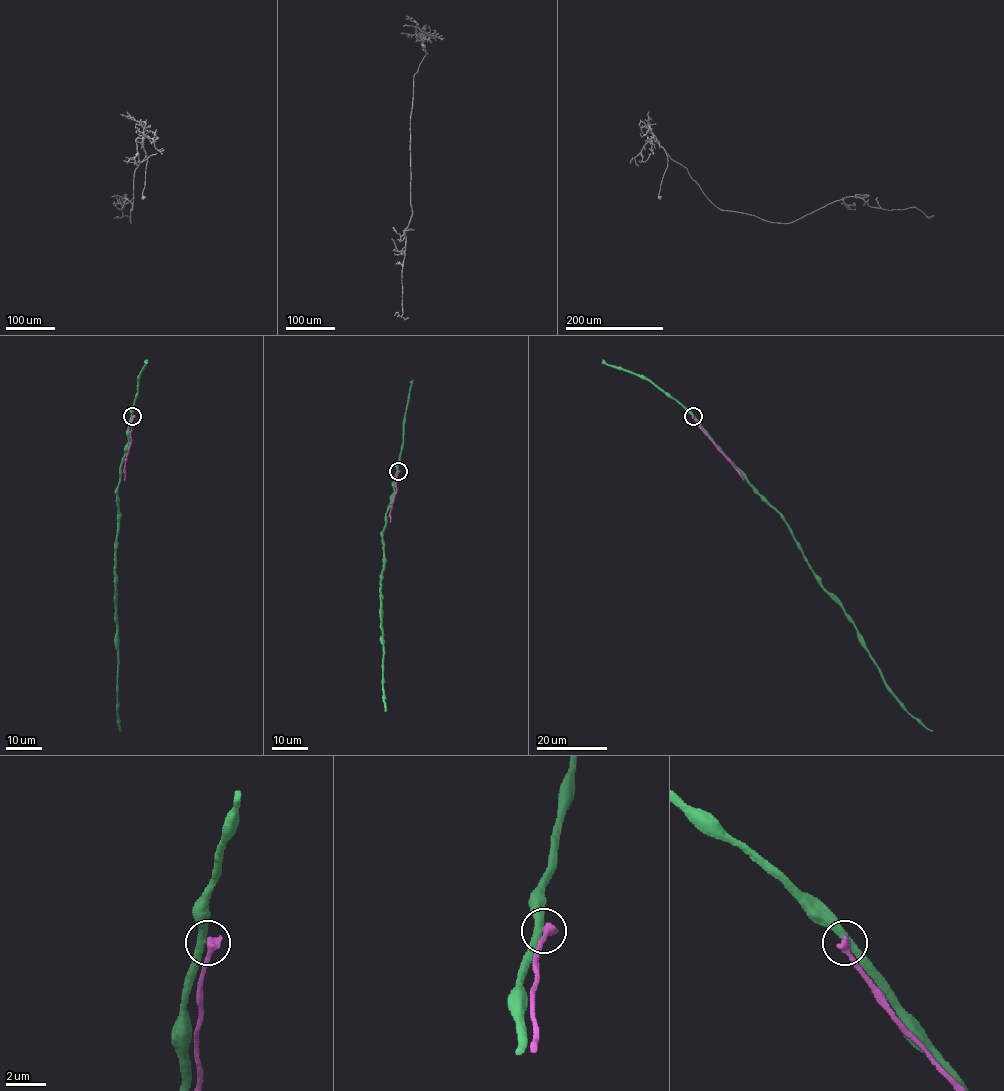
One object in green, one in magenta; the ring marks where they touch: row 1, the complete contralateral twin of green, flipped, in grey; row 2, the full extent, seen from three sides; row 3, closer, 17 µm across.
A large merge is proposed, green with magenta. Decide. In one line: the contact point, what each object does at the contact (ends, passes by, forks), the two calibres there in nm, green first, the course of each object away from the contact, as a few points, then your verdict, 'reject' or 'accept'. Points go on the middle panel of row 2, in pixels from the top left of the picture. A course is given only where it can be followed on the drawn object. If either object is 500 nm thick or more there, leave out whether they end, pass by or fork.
(398, 471) | green passes by | magenta ends | 360/440 nm | green via (397, 471), (382, 537), (380, 624), (386, 711) | magenta via (398, 471), (389, 522) | reject

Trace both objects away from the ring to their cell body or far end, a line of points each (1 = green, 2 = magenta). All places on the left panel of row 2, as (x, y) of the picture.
1: (132, 416), (117, 493), (115, 617), (120, 731)
2: (132, 416), (124, 480)

